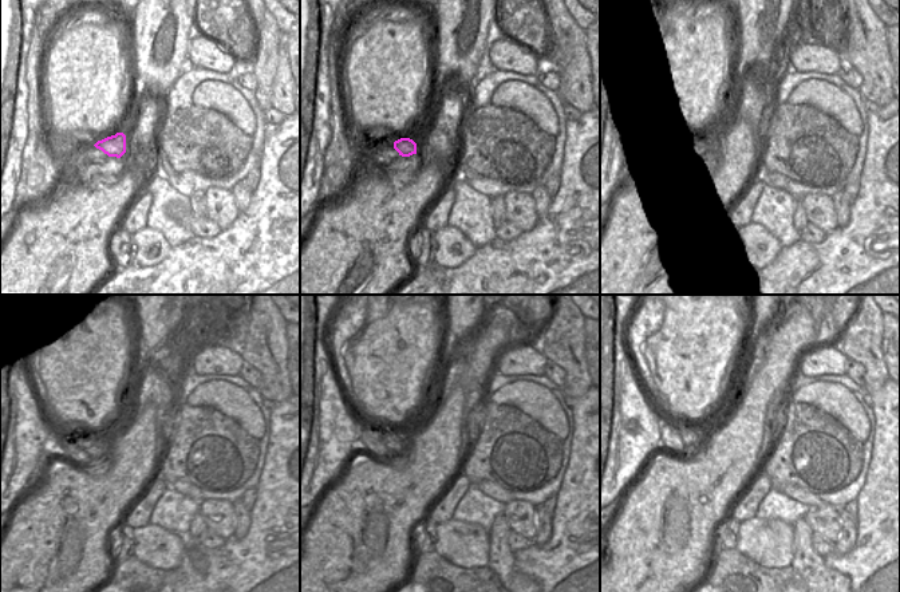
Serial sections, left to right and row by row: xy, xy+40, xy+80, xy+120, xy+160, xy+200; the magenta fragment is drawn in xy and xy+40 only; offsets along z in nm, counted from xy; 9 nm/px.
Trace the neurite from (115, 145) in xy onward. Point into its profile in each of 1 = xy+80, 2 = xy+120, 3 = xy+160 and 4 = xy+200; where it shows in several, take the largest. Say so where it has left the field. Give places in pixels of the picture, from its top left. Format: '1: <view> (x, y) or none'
1: xy+80 (701, 143)
2: xy+120 (91, 441)
3: xy+160 (390, 437)
4: xy+200 (687, 430)

